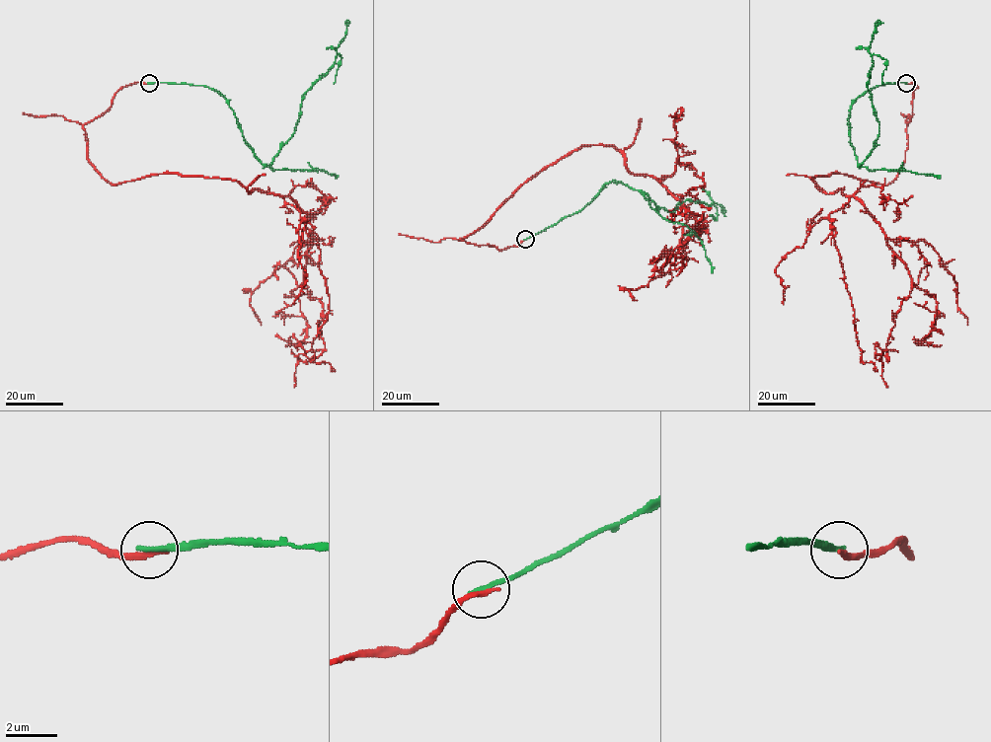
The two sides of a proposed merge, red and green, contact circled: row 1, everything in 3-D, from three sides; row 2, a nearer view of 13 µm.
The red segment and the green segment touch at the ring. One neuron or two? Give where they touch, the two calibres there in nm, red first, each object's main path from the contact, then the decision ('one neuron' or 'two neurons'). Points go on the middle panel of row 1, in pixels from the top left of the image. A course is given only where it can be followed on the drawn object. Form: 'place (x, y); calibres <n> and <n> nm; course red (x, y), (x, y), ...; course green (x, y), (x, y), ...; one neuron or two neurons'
place (525, 239); calibres 240 and 200 nm; course red (524, 240), (460, 240), (584, 146), (612, 145), (681, 202), (680, 244), (699, 233), (698, 214), (670, 219); course green (524, 239), (579, 211), (613, 181), (646, 192), (668, 211), (687, 199), (712, 204), (717, 218), (709, 215); two neurons

